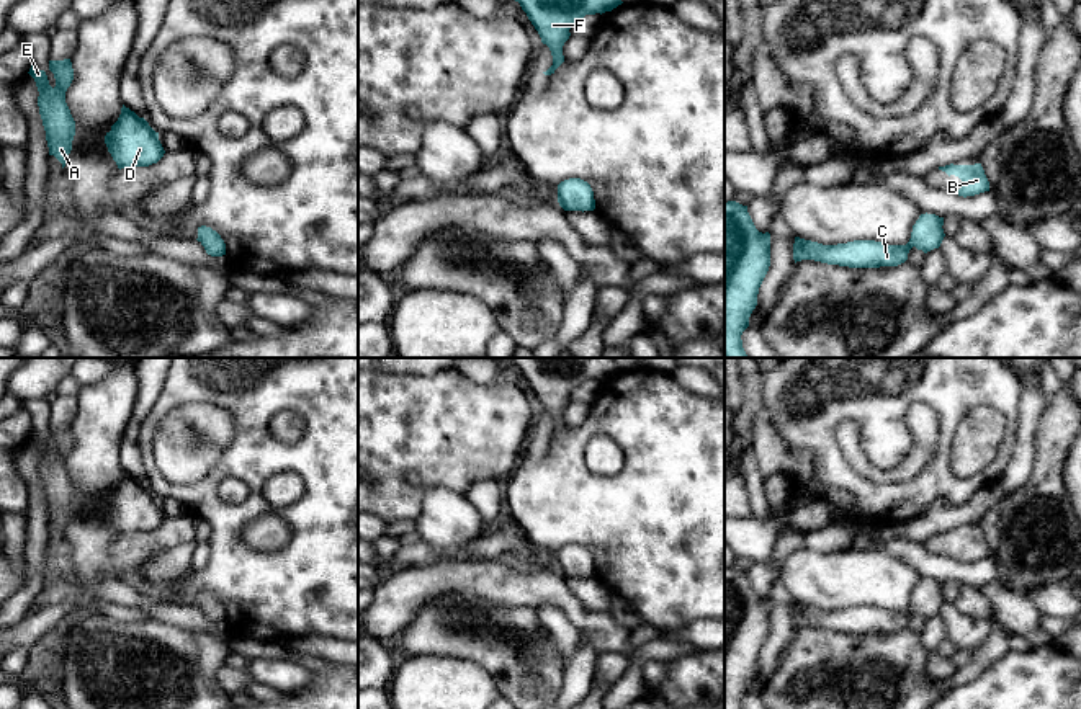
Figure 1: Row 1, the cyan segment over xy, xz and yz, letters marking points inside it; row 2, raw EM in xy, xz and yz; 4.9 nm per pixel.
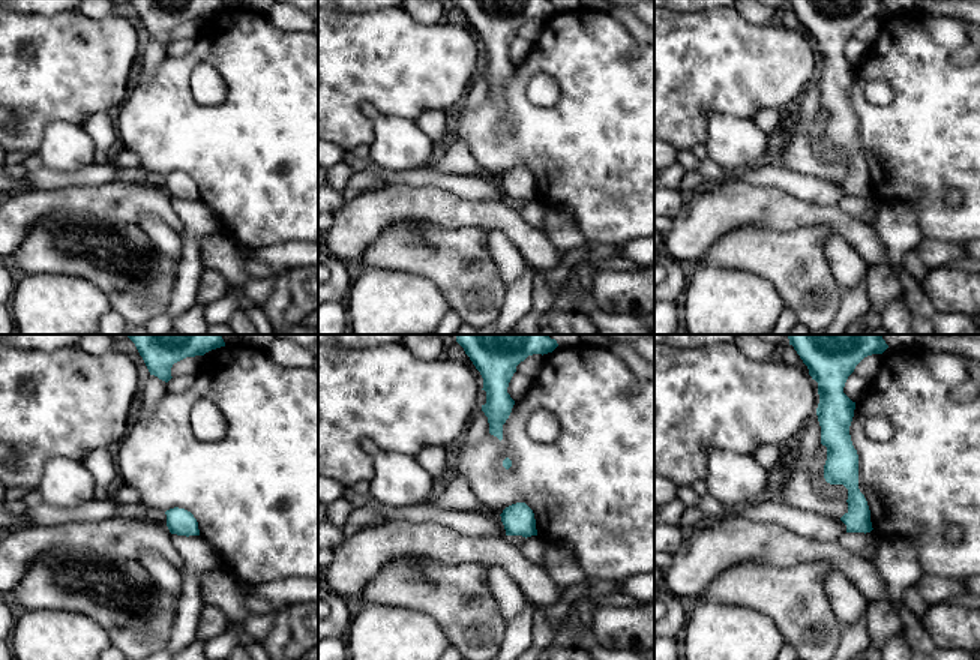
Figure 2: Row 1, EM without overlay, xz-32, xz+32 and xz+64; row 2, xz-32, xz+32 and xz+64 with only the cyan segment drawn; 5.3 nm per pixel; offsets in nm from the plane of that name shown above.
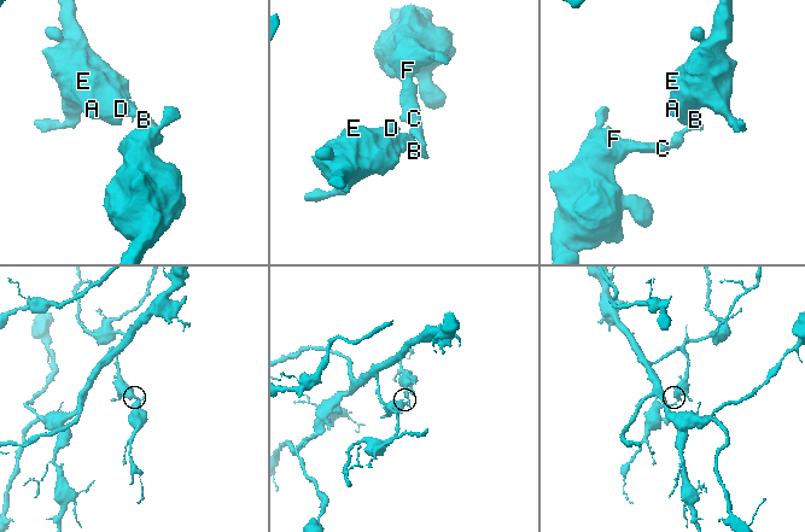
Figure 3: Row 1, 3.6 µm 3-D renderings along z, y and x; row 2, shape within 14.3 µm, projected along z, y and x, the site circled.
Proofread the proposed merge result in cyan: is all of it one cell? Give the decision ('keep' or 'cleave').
keep

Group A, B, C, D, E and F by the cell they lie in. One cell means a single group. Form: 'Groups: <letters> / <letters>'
Groups: A B C D E F

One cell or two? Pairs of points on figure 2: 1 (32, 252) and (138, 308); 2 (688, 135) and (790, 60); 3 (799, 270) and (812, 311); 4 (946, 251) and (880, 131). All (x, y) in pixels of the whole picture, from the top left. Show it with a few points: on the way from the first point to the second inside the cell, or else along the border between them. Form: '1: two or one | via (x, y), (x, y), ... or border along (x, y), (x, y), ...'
1: one | via (59, 252), (66, 260), (83, 260), (116, 281)
2: one | via (697, 105), (734, 68), (760, 66)
3: one | via (805, 281), (812, 300)
4: two | border along (925, 236), (964, 243)

